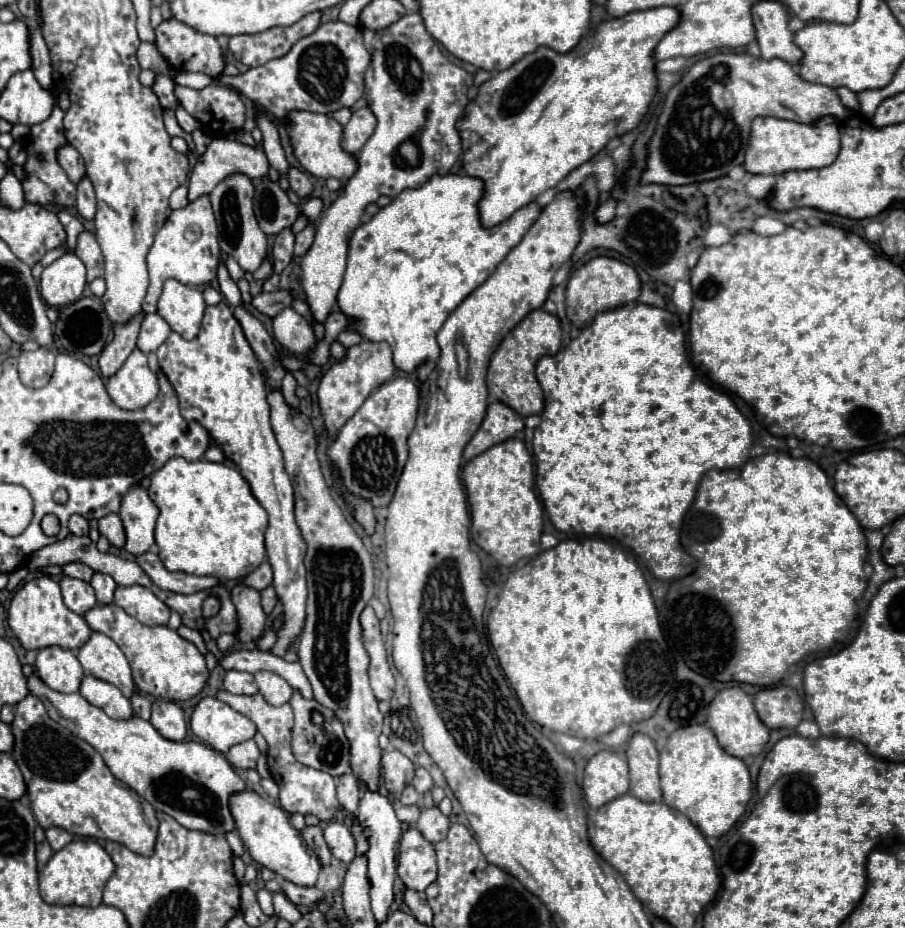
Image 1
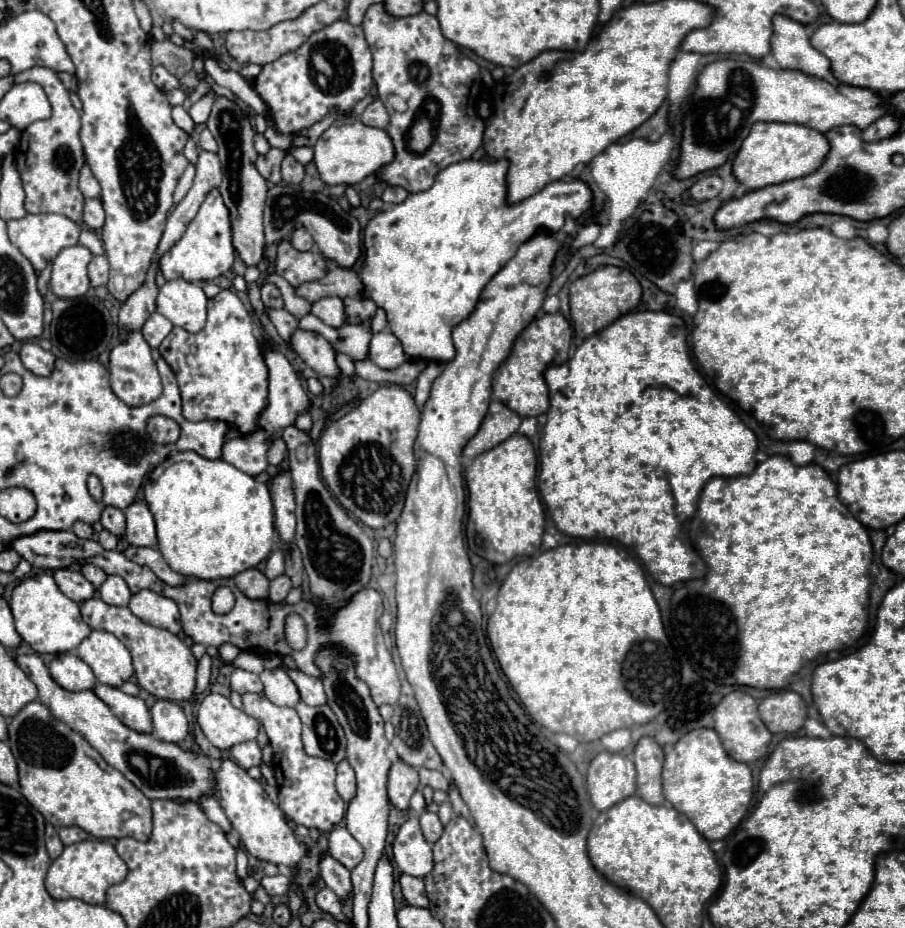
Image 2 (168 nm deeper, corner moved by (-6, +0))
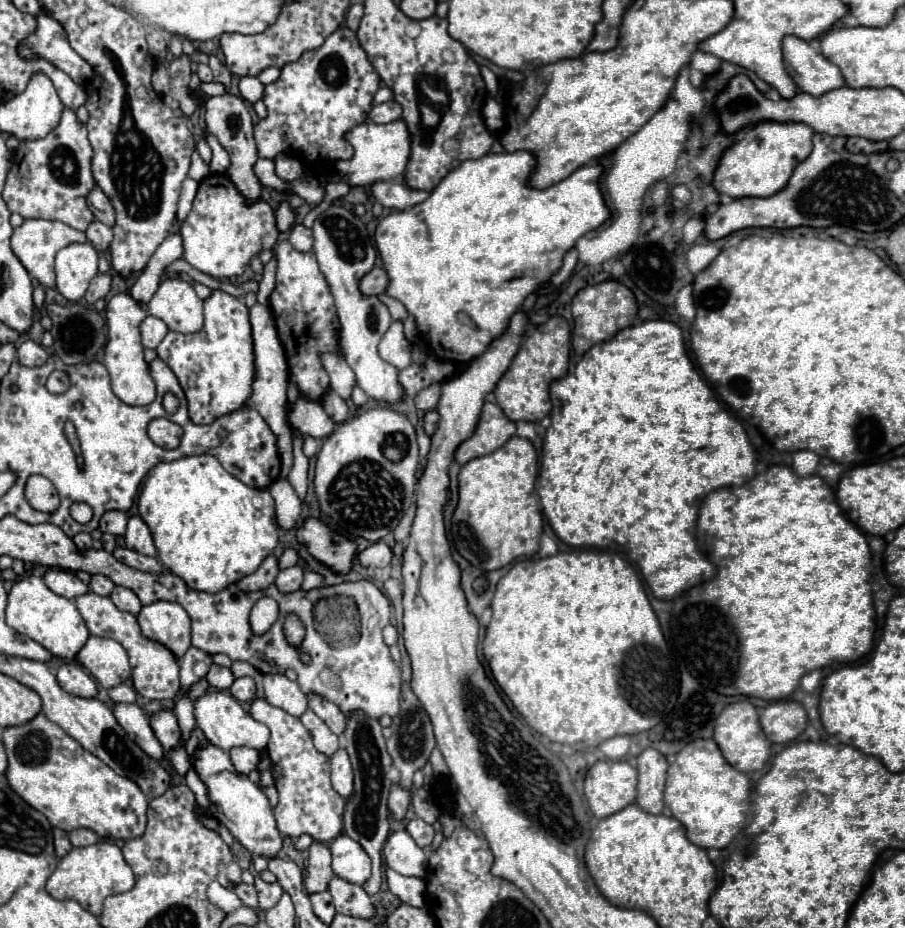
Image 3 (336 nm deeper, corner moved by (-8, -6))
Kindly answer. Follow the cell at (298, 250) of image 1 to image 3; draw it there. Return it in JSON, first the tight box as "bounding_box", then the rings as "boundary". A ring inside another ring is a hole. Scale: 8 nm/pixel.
{"bounding_box":[290,224,312,252],"boundary":[[[294,224],[290,230],[290,244],[298,250],[298,252],[310,252],[312,250],[312,230],[306,228],[304,224]]]}

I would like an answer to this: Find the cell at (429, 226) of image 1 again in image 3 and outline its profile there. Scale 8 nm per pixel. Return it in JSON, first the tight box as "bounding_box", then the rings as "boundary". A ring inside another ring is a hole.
{"bounding_box":[376,150,610,362],"boundary":[[[518,150],[518,152],[500,152],[500,154],[486,154],[478,160],[466,160],[462,162],[456,170],[452,170],[430,194],[428,200],[424,200],[422,204],[416,204],[408,210],[402,210],[402,212],[392,212],[388,214],[386,218],[380,220],[378,228],[376,228],[376,246],[378,246],[378,252],[382,256],[382,262],[384,262],[384,268],[386,272],[390,272],[390,288],[388,288],[388,294],[396,300],[400,300],[410,314],[416,316],[416,324],[418,324],[418,330],[424,332],[430,340],[430,348],[434,350],[434,354],[442,360],[450,360],[450,362],[470,362],[474,358],[478,358],[482,352],[486,352],[486,348],[492,344],[492,340],[496,340],[498,336],[502,336],[502,332],[506,330],[510,318],[514,312],[520,310],[524,298],[528,294],[532,294],[534,290],[538,290],[544,282],[550,280],[550,276],[562,266],[562,258],[568,250],[572,250],[576,246],[576,240],[580,236],[584,236],[586,232],[590,230],[596,230],[598,226],[602,226],[608,218],[610,218],[610,210],[604,202],[604,196],[600,192],[600,186],[598,186],[598,178],[602,176],[602,164],[590,164],[590,166],[582,166],[578,168],[576,172],[572,172],[568,176],[568,180],[562,180],[562,182],[556,182],[552,184],[550,188],[546,190],[538,190],[538,188],[532,188],[528,186],[528,180],[530,180],[530,174],[534,172],[536,168],[536,158],[532,152],[526,152],[526,150]]]}

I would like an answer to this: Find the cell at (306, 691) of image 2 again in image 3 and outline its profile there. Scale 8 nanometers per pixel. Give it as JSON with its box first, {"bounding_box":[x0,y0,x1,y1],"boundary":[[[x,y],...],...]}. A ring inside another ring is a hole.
{"bounding_box":[308,694,346,736],"boundary":[[[314,694],[308,696],[308,704],[326,722],[326,726],[334,734],[340,736],[346,730],[346,716],[340,712],[340,708],[336,704],[332,704],[332,702],[328,702],[328,700],[320,698],[320,696],[314,696]]]}

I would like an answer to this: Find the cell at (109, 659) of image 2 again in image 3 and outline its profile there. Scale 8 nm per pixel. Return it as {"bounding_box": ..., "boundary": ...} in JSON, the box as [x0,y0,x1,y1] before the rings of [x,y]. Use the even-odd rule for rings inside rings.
{"bounding_box":[78,636,130,690],"boundary":[[[90,636],[78,652],[78,660],[106,690],[130,678],[128,654],[116,640]]]}

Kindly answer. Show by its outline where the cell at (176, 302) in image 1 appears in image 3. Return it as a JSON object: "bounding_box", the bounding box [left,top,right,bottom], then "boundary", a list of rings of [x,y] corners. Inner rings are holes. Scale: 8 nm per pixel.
{"bounding_box":[148,276,204,334],"boundary":[[[178,276],[160,282],[148,302],[148,314],[160,318],[168,330],[184,334],[198,332],[204,324],[202,300],[196,296],[192,284]]]}

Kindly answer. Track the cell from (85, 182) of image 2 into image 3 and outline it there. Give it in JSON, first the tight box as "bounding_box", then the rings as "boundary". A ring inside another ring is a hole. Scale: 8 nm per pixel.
{"bounding_box":[88,186,116,226],"boundary":[[[96,186],[90,196],[88,196],[88,208],[92,210],[94,218],[106,226],[114,226],[116,224],[116,212],[114,206],[110,204],[110,200],[106,198],[106,194]]]}

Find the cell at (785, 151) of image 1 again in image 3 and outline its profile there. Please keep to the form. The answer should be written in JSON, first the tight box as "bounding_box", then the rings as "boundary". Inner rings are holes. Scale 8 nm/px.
{"bounding_box":[712,122,814,198],"boundary":[[[758,122],[742,140],[734,142],[722,152],[722,158],[714,170],[712,186],[718,194],[730,198],[742,196],[774,196],[790,180],[790,172],[810,154],[814,130],[800,122]]]}

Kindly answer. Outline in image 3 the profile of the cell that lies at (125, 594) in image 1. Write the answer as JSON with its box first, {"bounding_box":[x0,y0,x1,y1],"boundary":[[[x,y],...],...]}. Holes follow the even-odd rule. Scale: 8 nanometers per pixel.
{"bounding_box":[138,602,190,660],"boundary":[[[154,602],[138,614],[142,634],[164,644],[180,660],[190,648],[190,616],[174,602]]]}

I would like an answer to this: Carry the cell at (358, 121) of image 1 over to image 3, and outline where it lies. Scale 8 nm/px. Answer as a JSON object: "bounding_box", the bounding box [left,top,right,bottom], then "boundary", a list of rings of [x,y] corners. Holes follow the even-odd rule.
{"bounding_box":[368,100,402,124],"boundary":[[[390,100],[390,102],[384,102],[384,104],[374,104],[368,118],[376,124],[394,122],[394,120],[402,118],[402,106],[396,100]]]}

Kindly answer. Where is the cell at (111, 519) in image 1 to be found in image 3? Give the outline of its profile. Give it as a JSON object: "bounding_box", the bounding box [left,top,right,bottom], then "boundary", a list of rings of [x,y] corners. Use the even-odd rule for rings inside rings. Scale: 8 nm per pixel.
{"bounding_box":[100,510,128,536],"boundary":[[[110,510],[102,516],[100,530],[108,532],[108,534],[114,534],[114,536],[122,536],[126,532],[126,522],[128,522],[128,516],[124,512]]]}

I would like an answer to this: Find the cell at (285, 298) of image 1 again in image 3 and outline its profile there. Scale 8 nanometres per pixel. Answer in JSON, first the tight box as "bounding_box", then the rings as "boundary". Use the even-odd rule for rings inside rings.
{"bounding_box":[360,266,390,296],"boundary":[[[376,266],[370,274],[366,274],[366,276],[362,278],[360,288],[362,288],[364,294],[376,294],[376,296],[380,296],[380,294],[386,292],[388,282],[390,282],[390,278],[388,278],[386,270],[380,268],[380,266]]]}

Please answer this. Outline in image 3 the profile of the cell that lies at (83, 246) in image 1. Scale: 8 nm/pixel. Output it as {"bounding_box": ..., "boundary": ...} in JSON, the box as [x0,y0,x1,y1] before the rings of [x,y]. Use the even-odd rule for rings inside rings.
{"bounding_box":[86,274,112,304],"boundary":[[[98,274],[92,282],[90,282],[90,288],[86,292],[86,302],[88,304],[94,304],[98,298],[104,298],[108,292],[110,292],[110,282],[112,282],[112,276],[110,274]]]}

